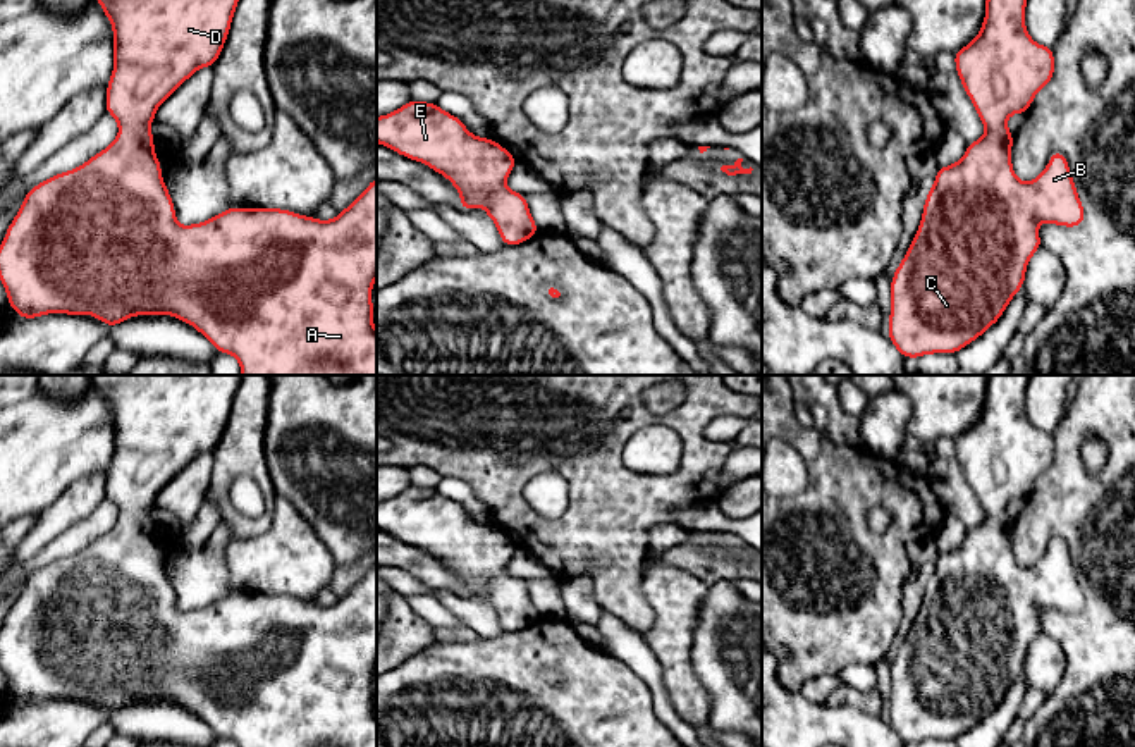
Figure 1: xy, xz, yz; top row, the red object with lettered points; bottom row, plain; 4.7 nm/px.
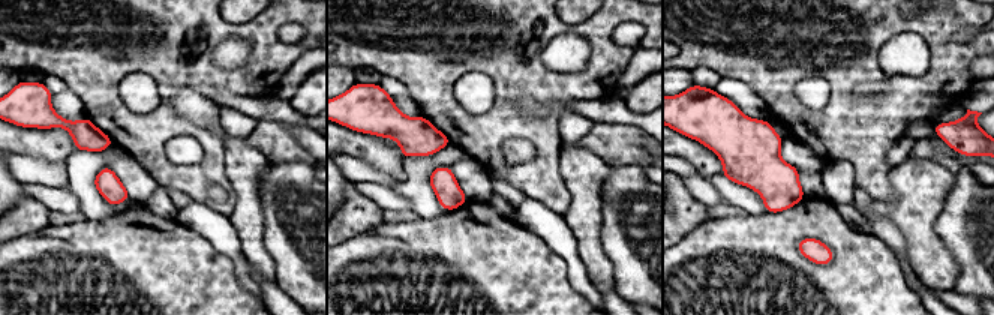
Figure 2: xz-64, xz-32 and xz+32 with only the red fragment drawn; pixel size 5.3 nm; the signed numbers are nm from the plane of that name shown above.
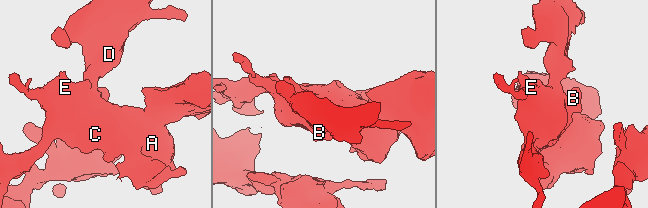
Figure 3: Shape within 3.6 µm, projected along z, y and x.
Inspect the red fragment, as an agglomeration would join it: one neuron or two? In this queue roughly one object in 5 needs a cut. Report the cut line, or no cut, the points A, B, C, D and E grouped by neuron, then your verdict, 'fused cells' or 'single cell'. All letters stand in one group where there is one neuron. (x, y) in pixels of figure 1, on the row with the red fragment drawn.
no cut; A B C D E; single cell

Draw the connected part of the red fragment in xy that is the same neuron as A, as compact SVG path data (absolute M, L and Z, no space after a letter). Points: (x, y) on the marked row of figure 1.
M98 0L107 19L112 24L114 31L114 71L110 76L110 81L107 84L107 96L105 96L105 107L107 114L110 114L117 124L119 124L119 134L112 141L110 146L105 150L98 151L93 155L88 162L81 164L76 169L71 169L67 172L60 172L57 176L52 176L45 179L43 182L33 186L26 196L24 201L12 219L3 241L0 244L0 282L7 291L7 299L9 306L21 315L24 320L28 318L38 318L48 313L65 313L65 315L91 315L107 324L110 329L131 317L138 315L172 315L189 325L193 325L199 334L203 334L218 353L227 353L232 355L239 365L241 365L241 375L377 375L377 329L373 325L373 301L371 301L371 289L373 289L373 281L377 279L377 177L366 186L366 189L349 205L346 207L335 219L328 220L318 220L315 217L306 217L299 215L292 210L282 210L282 208L258 208L258 207L249 207L249 208L239 208L239 207L230 207L218 215L199 222L199 224L191 224L191 225L181 225L175 219L175 207L170 198L170 193L167 189L165 181L162 179L162 167L160 160L155 155L155 143L153 143L153 133L150 124L155 120L155 114L158 107L184 83L187 81L196 71L203 67L213 67L217 59L222 53L222 48L225 45L227 34L230 31L232 17L236 12L236 7L239 0Z

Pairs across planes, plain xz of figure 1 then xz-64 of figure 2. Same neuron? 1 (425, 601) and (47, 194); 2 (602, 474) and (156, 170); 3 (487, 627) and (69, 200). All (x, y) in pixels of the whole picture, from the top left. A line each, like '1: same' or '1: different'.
1: same
2: same
3: different

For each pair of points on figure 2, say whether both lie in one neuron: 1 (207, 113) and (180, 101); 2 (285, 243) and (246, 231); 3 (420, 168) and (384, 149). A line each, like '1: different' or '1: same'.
1: same
2: different
3: different

